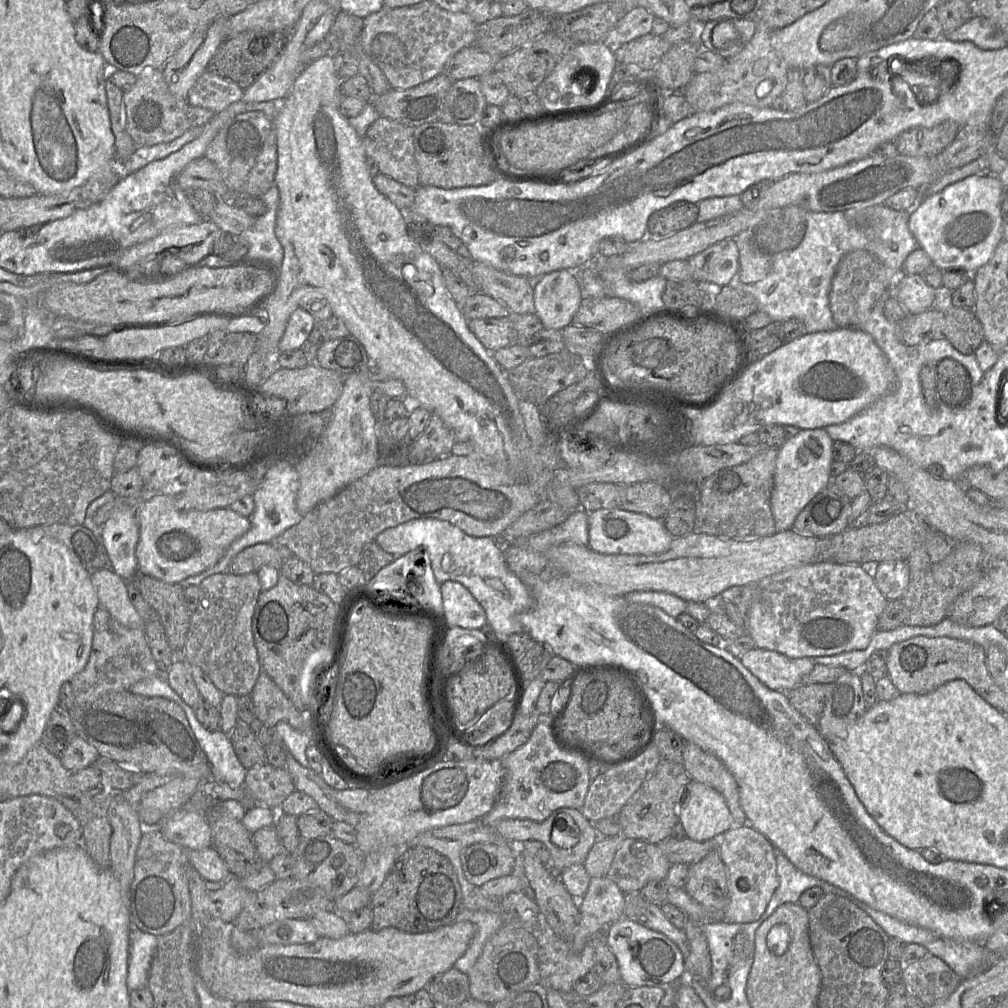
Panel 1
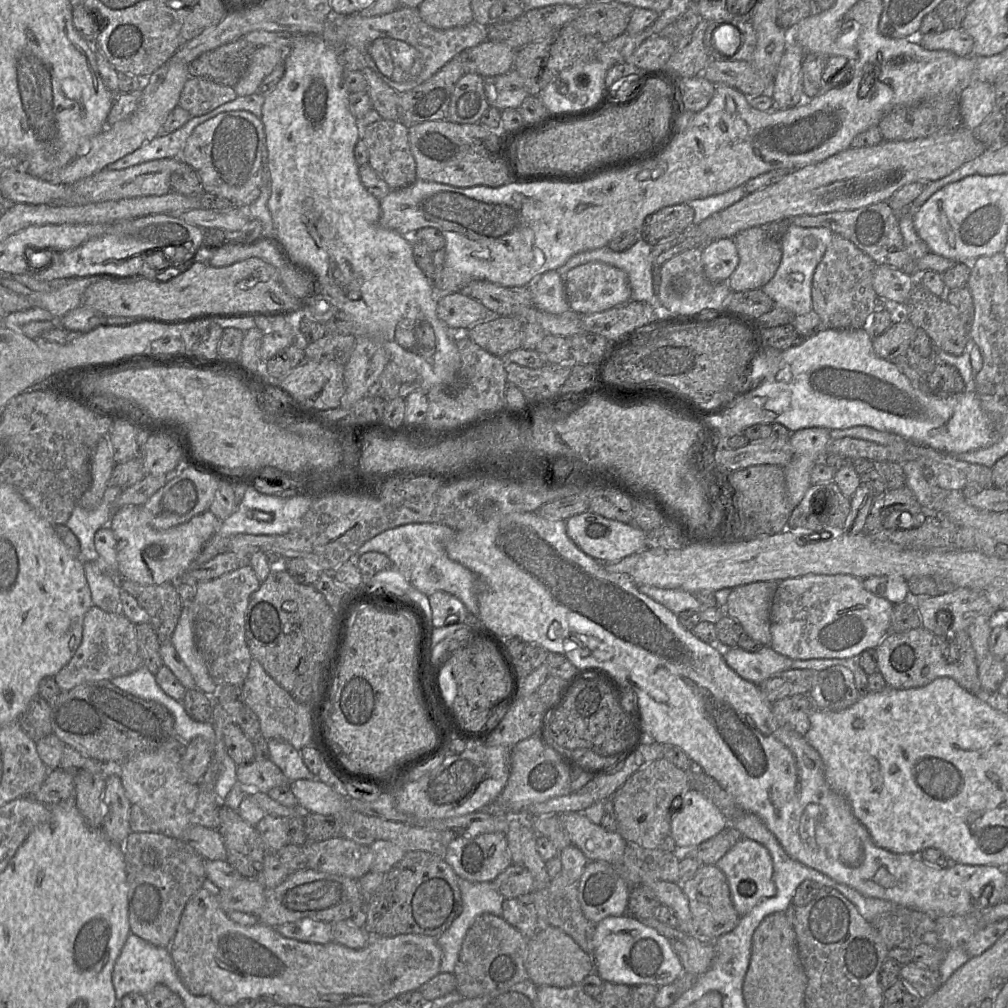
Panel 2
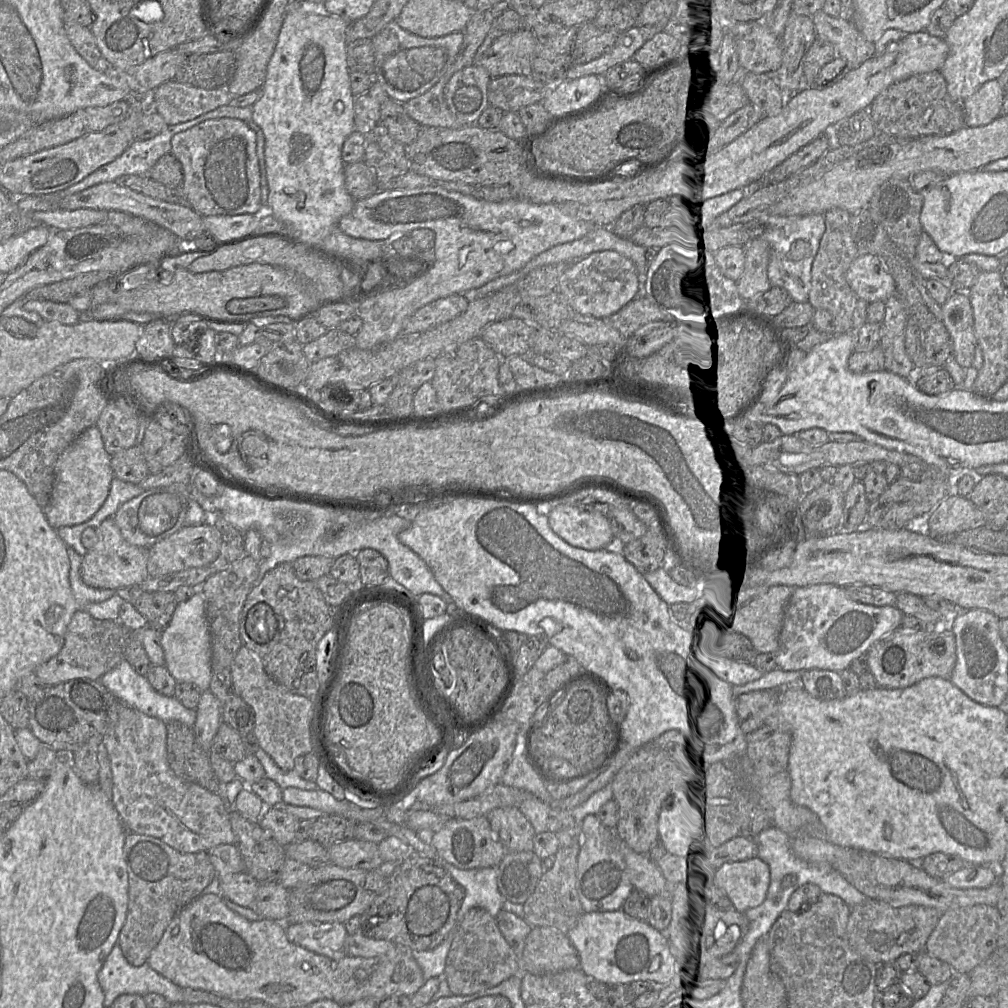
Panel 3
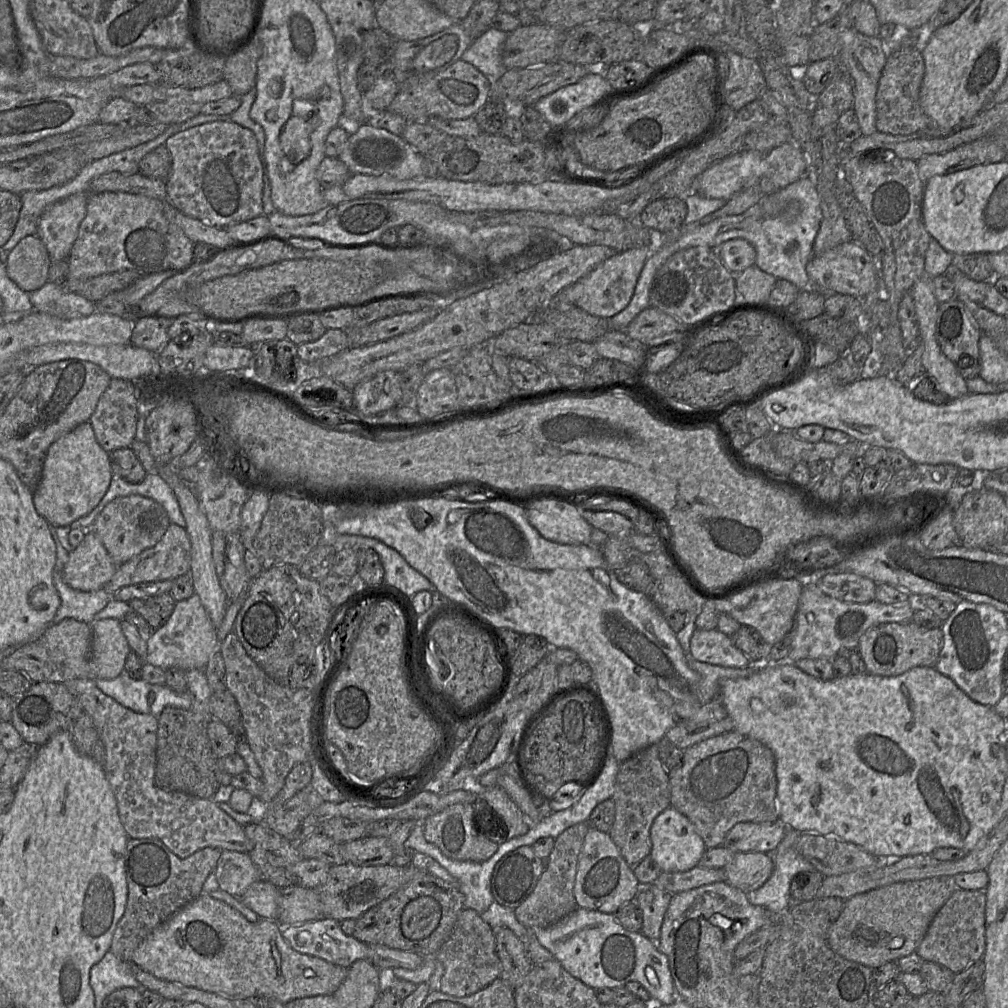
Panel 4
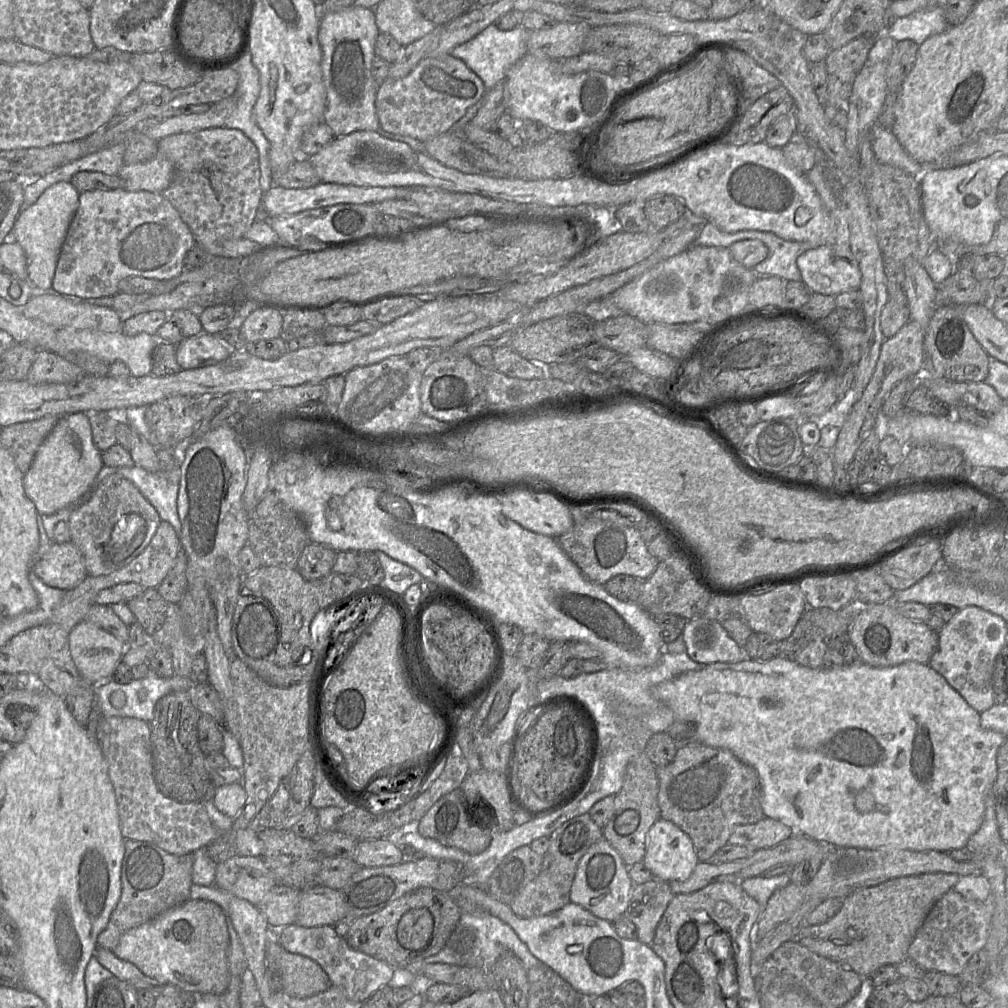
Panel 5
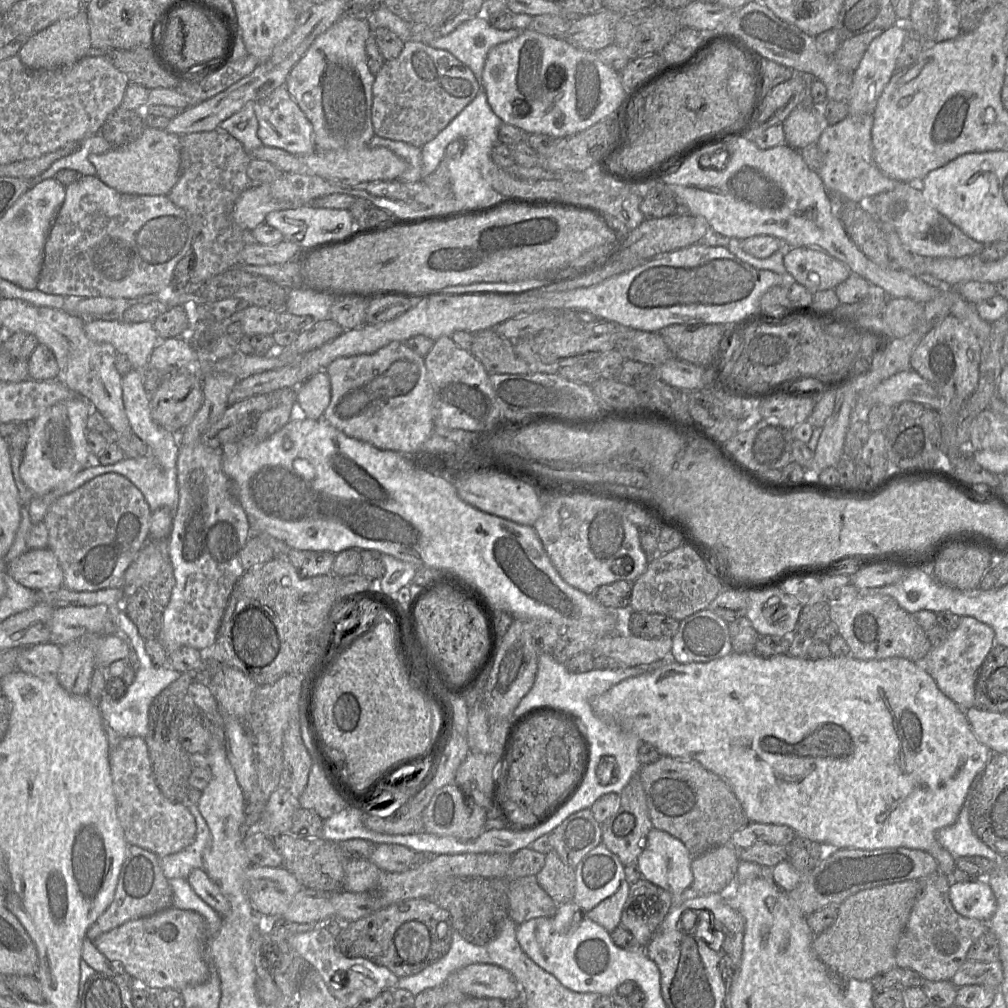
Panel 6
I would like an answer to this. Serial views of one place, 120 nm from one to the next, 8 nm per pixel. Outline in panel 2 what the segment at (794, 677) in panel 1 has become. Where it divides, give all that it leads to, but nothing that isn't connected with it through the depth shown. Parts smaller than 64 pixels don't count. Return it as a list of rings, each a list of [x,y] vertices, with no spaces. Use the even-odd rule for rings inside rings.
[[[722,646],[722,656],[727,665],[741,678],[755,685],[783,671],[791,669],[793,660],[763,646],[758,652],[750,653],[739,648]]]

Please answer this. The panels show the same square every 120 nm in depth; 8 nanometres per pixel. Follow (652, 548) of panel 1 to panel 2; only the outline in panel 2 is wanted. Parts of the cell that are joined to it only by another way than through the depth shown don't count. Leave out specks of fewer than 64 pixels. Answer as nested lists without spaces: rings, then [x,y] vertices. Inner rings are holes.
[[[585,512],[574,515],[565,522],[568,537],[586,555],[601,563],[618,561],[646,548],[646,533],[644,531],[599,514]]]

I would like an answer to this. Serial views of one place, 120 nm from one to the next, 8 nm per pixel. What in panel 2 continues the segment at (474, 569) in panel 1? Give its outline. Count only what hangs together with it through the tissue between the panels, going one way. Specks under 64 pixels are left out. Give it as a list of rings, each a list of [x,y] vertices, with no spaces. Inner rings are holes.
[[[409,523],[386,530],[365,542],[356,556],[367,552],[379,552],[387,555],[393,568],[397,568],[411,584],[423,594],[430,596],[444,591],[463,602],[470,614],[478,616],[478,599],[484,590],[484,582],[471,570],[451,560],[446,545],[457,531],[451,527],[434,523]]]

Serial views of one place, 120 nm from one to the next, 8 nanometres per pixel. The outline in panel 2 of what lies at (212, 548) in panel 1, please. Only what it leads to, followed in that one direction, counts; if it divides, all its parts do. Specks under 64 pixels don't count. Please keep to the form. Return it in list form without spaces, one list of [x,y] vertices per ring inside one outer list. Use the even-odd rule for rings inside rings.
[[[128,505],[114,511],[108,525],[117,541],[118,577],[141,585],[177,583],[190,569],[205,544],[222,521],[209,510],[166,530],[155,529],[148,521],[144,505]]]

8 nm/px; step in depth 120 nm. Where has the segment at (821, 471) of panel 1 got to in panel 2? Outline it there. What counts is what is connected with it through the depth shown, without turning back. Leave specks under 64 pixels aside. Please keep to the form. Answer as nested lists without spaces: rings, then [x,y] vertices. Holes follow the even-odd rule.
[[[823,427],[804,428],[790,435],[793,456],[783,469],[789,503],[793,508],[801,502],[811,486],[811,471],[825,456],[825,449],[830,441],[829,430]]]

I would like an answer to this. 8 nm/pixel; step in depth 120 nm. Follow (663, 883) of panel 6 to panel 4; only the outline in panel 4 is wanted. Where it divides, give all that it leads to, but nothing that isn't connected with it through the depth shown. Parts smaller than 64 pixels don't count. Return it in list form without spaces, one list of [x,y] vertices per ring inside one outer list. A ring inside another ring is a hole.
[[[669,806],[654,820],[650,829],[652,849],[650,857],[662,872],[685,872],[699,864],[706,850],[705,844],[691,821]]]

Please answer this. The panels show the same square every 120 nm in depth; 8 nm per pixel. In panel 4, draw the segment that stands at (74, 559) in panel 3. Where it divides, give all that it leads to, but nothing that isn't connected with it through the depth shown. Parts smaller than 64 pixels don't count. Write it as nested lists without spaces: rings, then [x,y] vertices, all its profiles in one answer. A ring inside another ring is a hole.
[[[49,524],[49,529],[56,544],[56,564],[53,571],[53,583],[57,589],[61,604],[53,618],[52,623],[57,624],[65,618],[91,623],[95,615],[101,611],[113,598],[103,589],[96,591],[79,591],[68,586],[62,577],[63,568],[68,561],[69,550],[64,548],[55,531]]]

